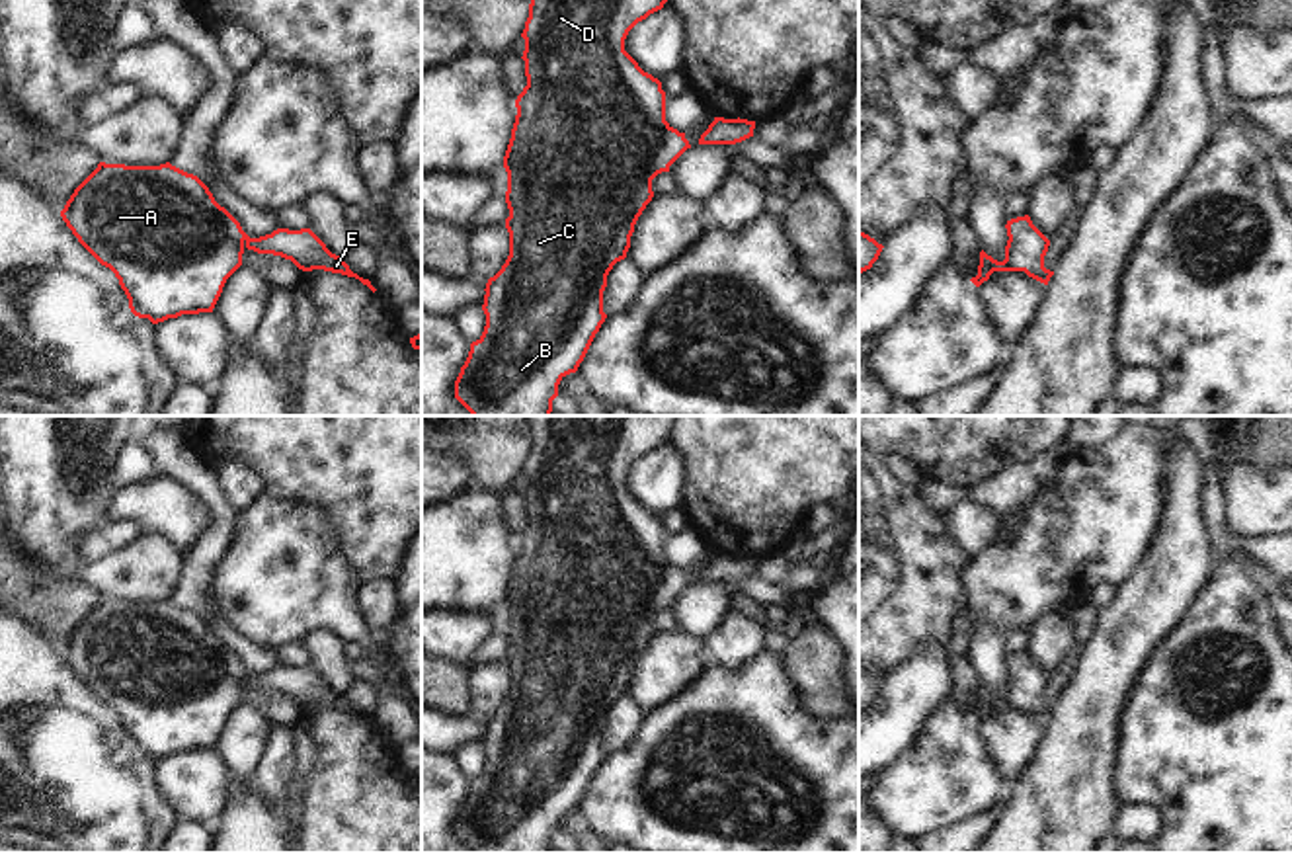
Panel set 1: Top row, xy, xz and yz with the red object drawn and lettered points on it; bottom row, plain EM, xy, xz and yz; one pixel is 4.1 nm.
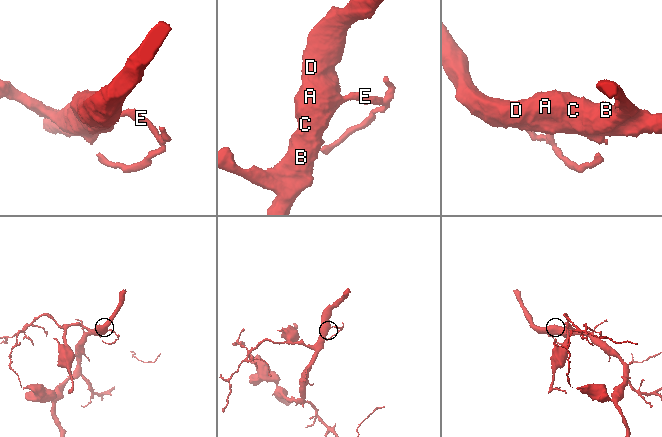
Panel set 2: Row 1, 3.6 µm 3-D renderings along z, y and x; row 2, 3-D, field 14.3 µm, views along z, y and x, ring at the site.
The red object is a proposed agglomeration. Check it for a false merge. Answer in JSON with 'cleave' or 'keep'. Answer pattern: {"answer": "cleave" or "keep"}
{"answer": "keep"}

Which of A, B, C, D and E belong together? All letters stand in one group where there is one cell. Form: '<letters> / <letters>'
A B C D E

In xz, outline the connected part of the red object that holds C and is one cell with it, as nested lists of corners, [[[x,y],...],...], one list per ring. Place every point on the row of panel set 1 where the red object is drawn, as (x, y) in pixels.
[[[531,0],[525,39],[527,86],[504,156],[507,172],[509,256],[488,279],[482,310],[486,326],[470,344],[455,381],[455,398],[472,416],[550,416],[560,381],[576,373],[605,322],[603,291],[613,265],[626,258],[634,224],[652,201],[652,180],[691,148],[685,133],[666,121],[662,82],[625,51],[628,31],[667,0]]]

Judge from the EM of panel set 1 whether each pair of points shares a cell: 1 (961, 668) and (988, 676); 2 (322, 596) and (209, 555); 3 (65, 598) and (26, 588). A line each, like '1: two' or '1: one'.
1: two
2: two
3: one

